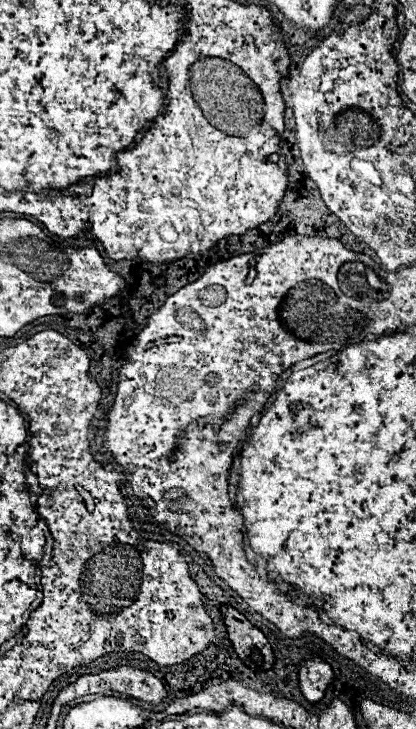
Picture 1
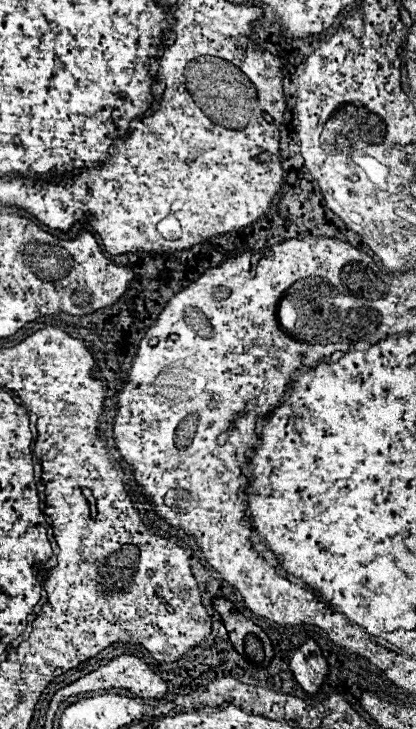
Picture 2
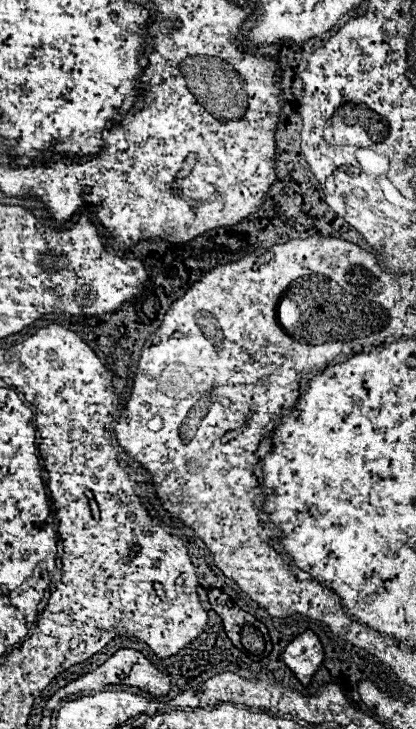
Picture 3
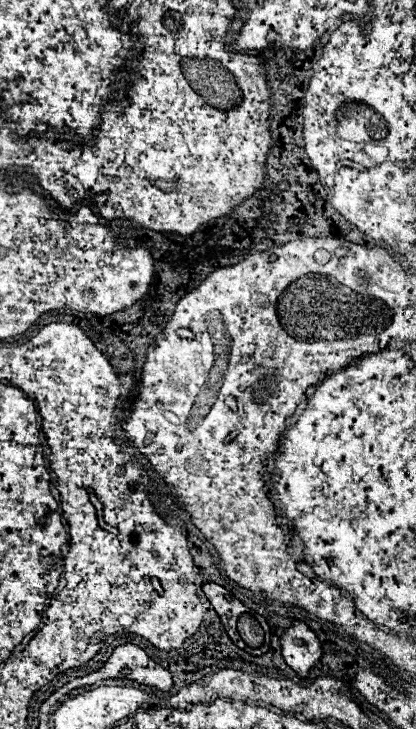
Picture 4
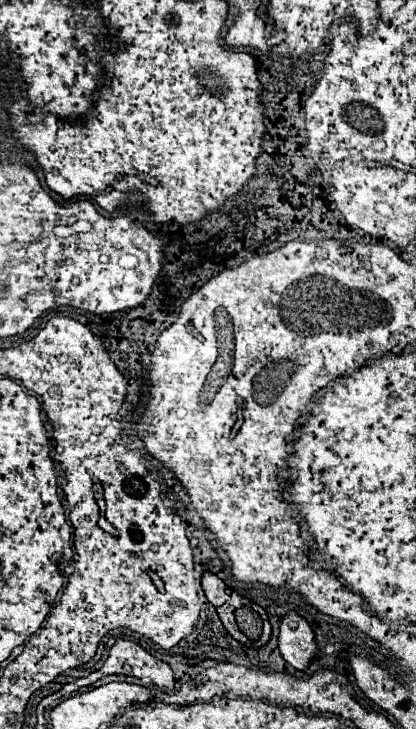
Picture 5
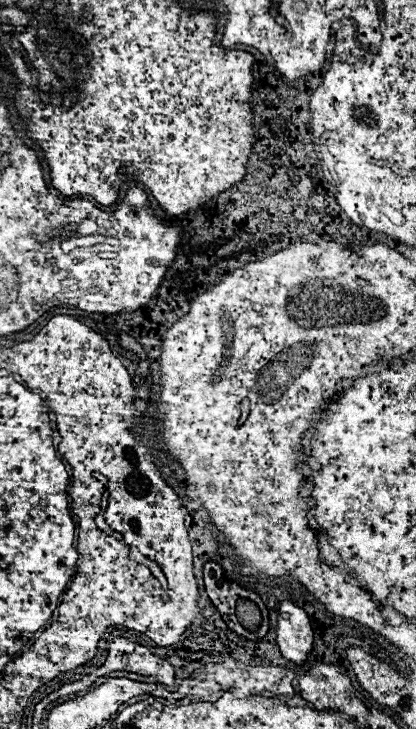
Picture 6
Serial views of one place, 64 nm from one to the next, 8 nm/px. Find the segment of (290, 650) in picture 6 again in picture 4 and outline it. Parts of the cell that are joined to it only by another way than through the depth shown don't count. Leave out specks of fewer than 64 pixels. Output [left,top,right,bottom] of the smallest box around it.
[280,620,322,678]

